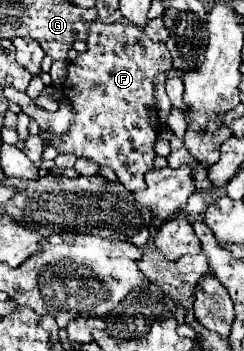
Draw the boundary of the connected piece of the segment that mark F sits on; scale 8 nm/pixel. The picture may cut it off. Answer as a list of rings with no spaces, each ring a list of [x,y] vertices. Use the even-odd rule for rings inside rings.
[[[122,17],[116,23],[102,23],[96,19],[90,25],[88,35],[88,49],[80,53],[70,65],[66,83],[62,87],[64,97],[70,101],[70,105],[78,111],[76,119],[70,125],[70,131],[54,139],[52,145],[60,153],[74,153],[76,157],[88,157],[96,161],[98,165],[108,165],[118,175],[118,181],[128,191],[144,189],[144,175],[154,169],[152,161],[156,157],[154,143],[158,137],[158,109],[156,109],[156,97],[154,97],[154,77],[158,73],[168,73],[172,69],[170,51],[166,49],[168,41],[168,29],[164,27],[164,17],[150,19],[146,29],[140,29],[138,25],[132,25],[126,17]]]

